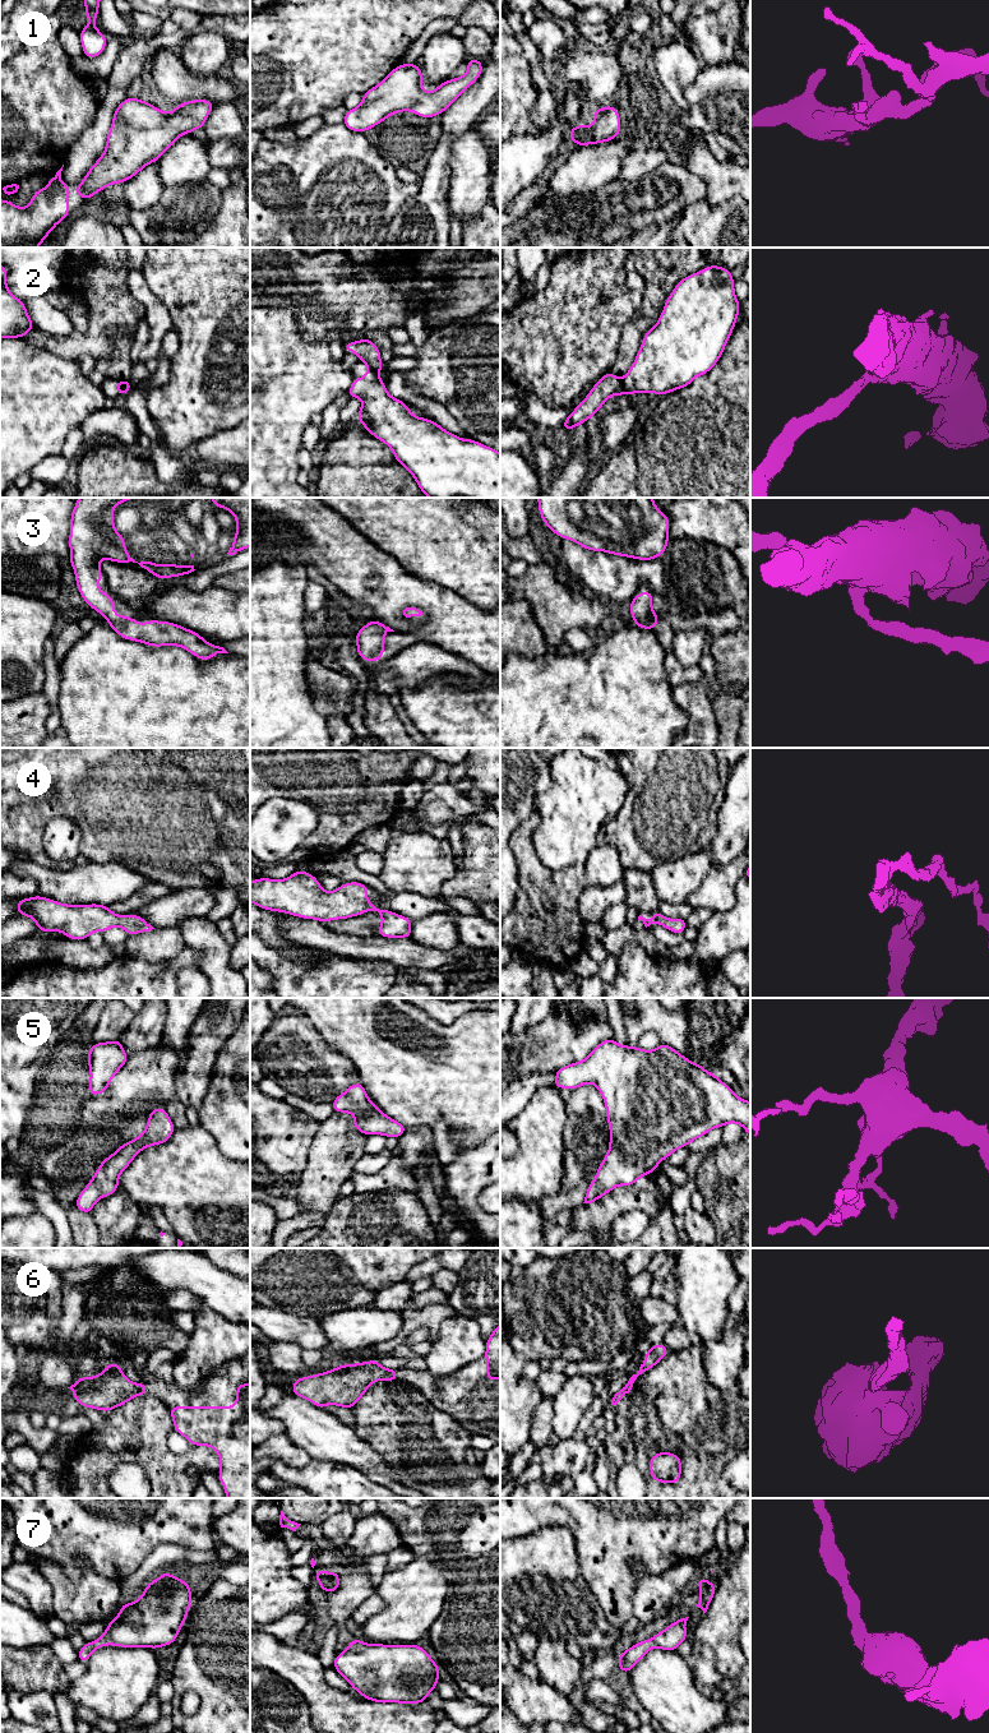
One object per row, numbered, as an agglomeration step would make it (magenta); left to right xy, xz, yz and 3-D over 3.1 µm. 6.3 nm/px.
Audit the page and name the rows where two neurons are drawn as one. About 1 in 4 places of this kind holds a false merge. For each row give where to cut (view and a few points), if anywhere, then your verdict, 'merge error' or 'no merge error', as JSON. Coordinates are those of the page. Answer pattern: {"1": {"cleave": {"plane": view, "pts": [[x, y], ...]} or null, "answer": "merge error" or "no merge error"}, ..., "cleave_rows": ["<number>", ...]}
{"1": {"cleave": null, "answer": "no merge error"}, "2": {"cleave": null, "answer": "no merge error"}, "3": {"cleave": null, "answer": "no merge error"}, "4": {"cleave": null, "answer": "no merge error"}, "5": {"cleave": null, "answer": "no merge error"}, "6": {"cleave": null, "answer": "no merge error"}, "7": {"cleave": null, "answer": "no merge error"}, "cleave_rows": []}

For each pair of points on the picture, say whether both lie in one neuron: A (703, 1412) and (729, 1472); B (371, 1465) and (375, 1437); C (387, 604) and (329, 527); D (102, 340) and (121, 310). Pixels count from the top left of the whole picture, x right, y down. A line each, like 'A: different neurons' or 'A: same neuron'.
A: different neurons
B: different neurons
C: same neuron
D: same neuron

